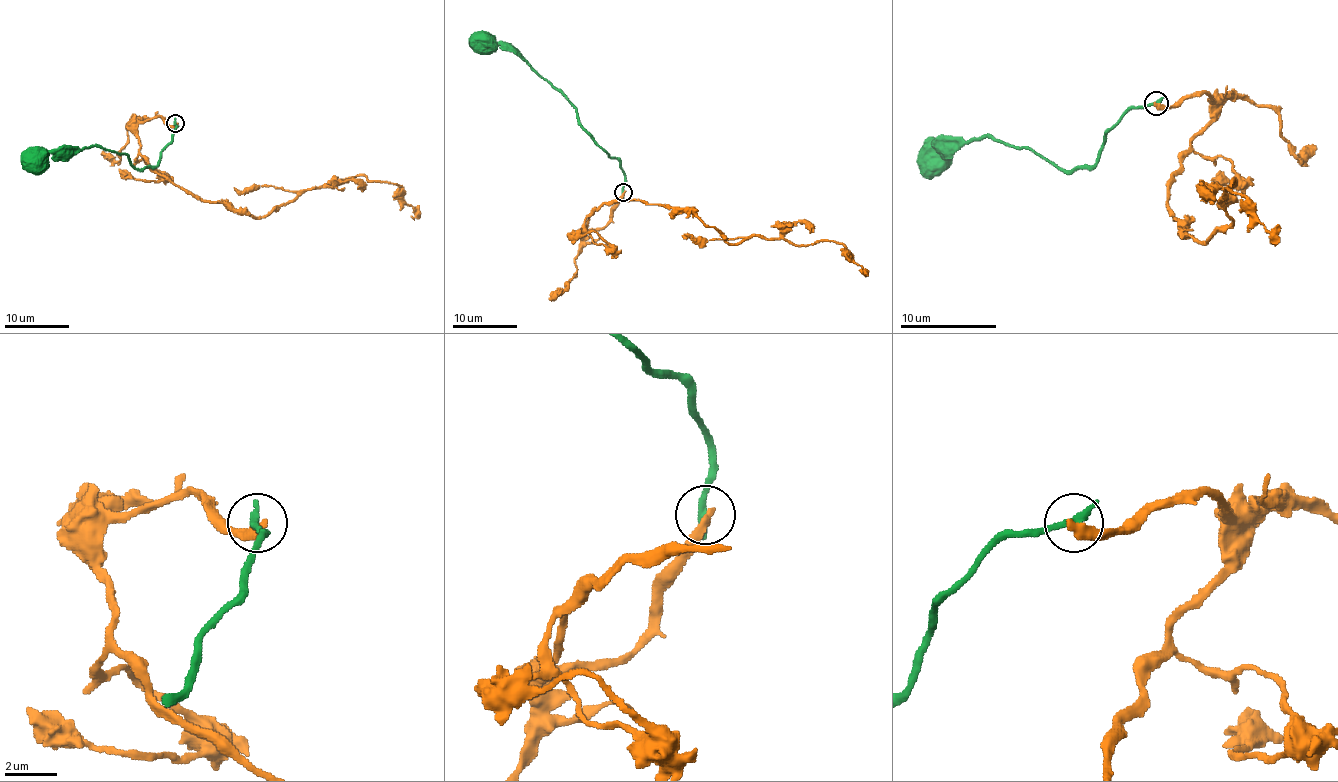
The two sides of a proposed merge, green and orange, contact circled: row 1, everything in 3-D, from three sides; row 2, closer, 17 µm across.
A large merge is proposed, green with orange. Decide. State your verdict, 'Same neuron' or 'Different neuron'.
Different neuron

